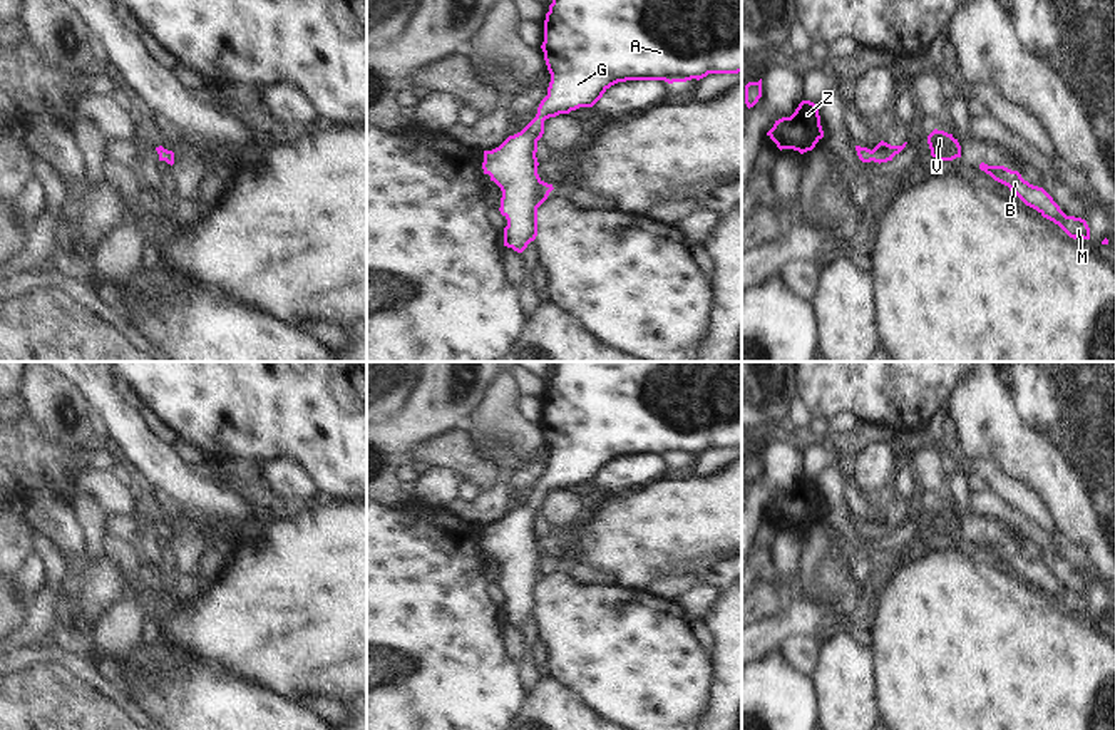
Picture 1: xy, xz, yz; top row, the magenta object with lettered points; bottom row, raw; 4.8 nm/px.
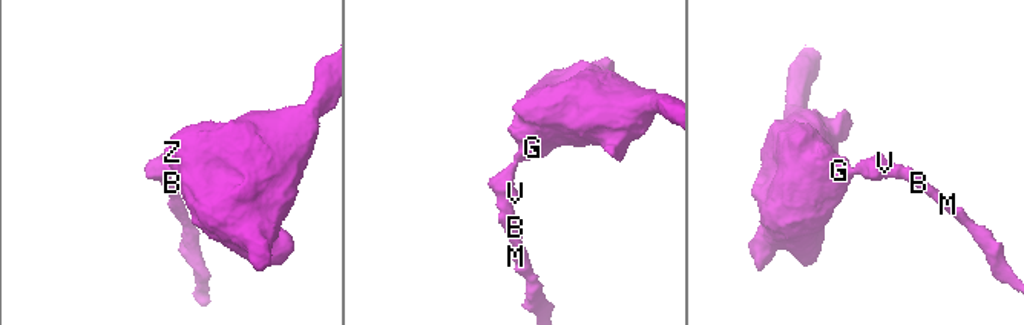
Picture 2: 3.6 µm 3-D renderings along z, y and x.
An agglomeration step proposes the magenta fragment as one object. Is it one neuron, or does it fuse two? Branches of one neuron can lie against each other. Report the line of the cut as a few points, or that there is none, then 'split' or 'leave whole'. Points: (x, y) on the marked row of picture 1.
no cut | leave whole

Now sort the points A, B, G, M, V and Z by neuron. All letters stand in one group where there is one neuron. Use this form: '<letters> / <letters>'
A B G M V Z

